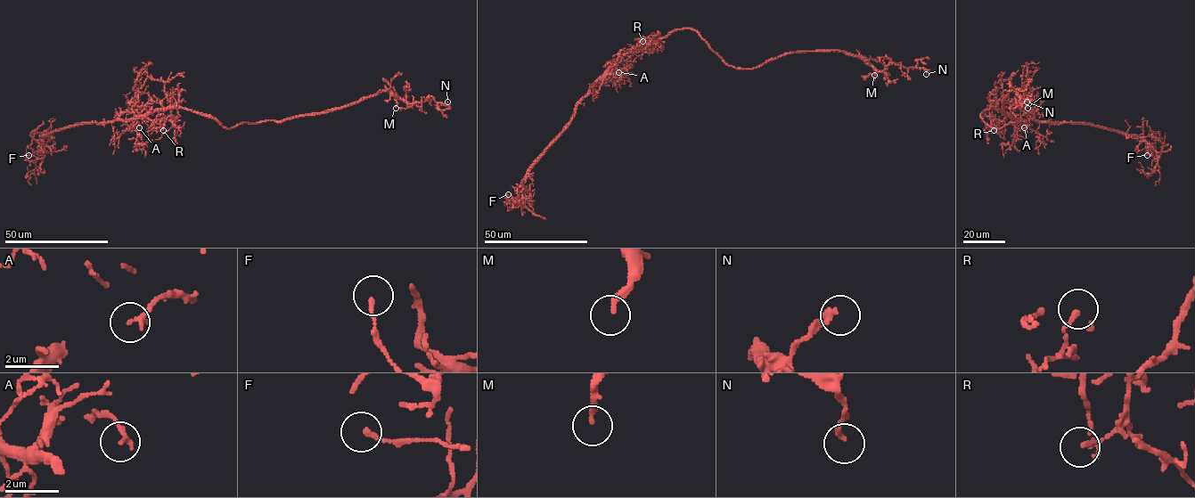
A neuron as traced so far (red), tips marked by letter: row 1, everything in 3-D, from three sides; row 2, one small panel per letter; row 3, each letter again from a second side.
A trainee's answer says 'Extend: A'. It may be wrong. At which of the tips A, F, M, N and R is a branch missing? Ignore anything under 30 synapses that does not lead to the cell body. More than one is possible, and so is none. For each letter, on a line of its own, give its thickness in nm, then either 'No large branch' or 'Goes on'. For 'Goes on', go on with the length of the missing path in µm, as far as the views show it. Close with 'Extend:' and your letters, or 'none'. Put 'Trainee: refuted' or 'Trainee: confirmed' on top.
Trainee: refuted
A: Thickness 190 nm. No large branch
F: Thickness 160 nm. No large branch
M: Thickness 220 nm. Goes on. Missing length about 10 µm
N: Thickness 200 nm. No large branch
R: Thickness 160 nm. No large branch
Extend: M

